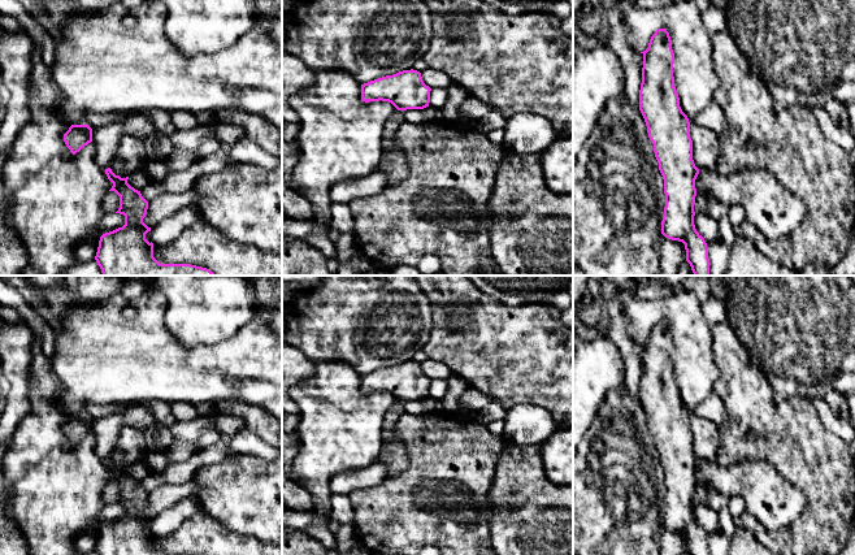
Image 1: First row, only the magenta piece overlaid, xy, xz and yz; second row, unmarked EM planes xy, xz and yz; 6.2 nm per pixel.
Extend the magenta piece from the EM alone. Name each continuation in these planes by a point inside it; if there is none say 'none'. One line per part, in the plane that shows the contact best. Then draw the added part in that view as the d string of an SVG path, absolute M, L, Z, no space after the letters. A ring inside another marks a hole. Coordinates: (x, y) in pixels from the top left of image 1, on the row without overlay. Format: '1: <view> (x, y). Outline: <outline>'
none

